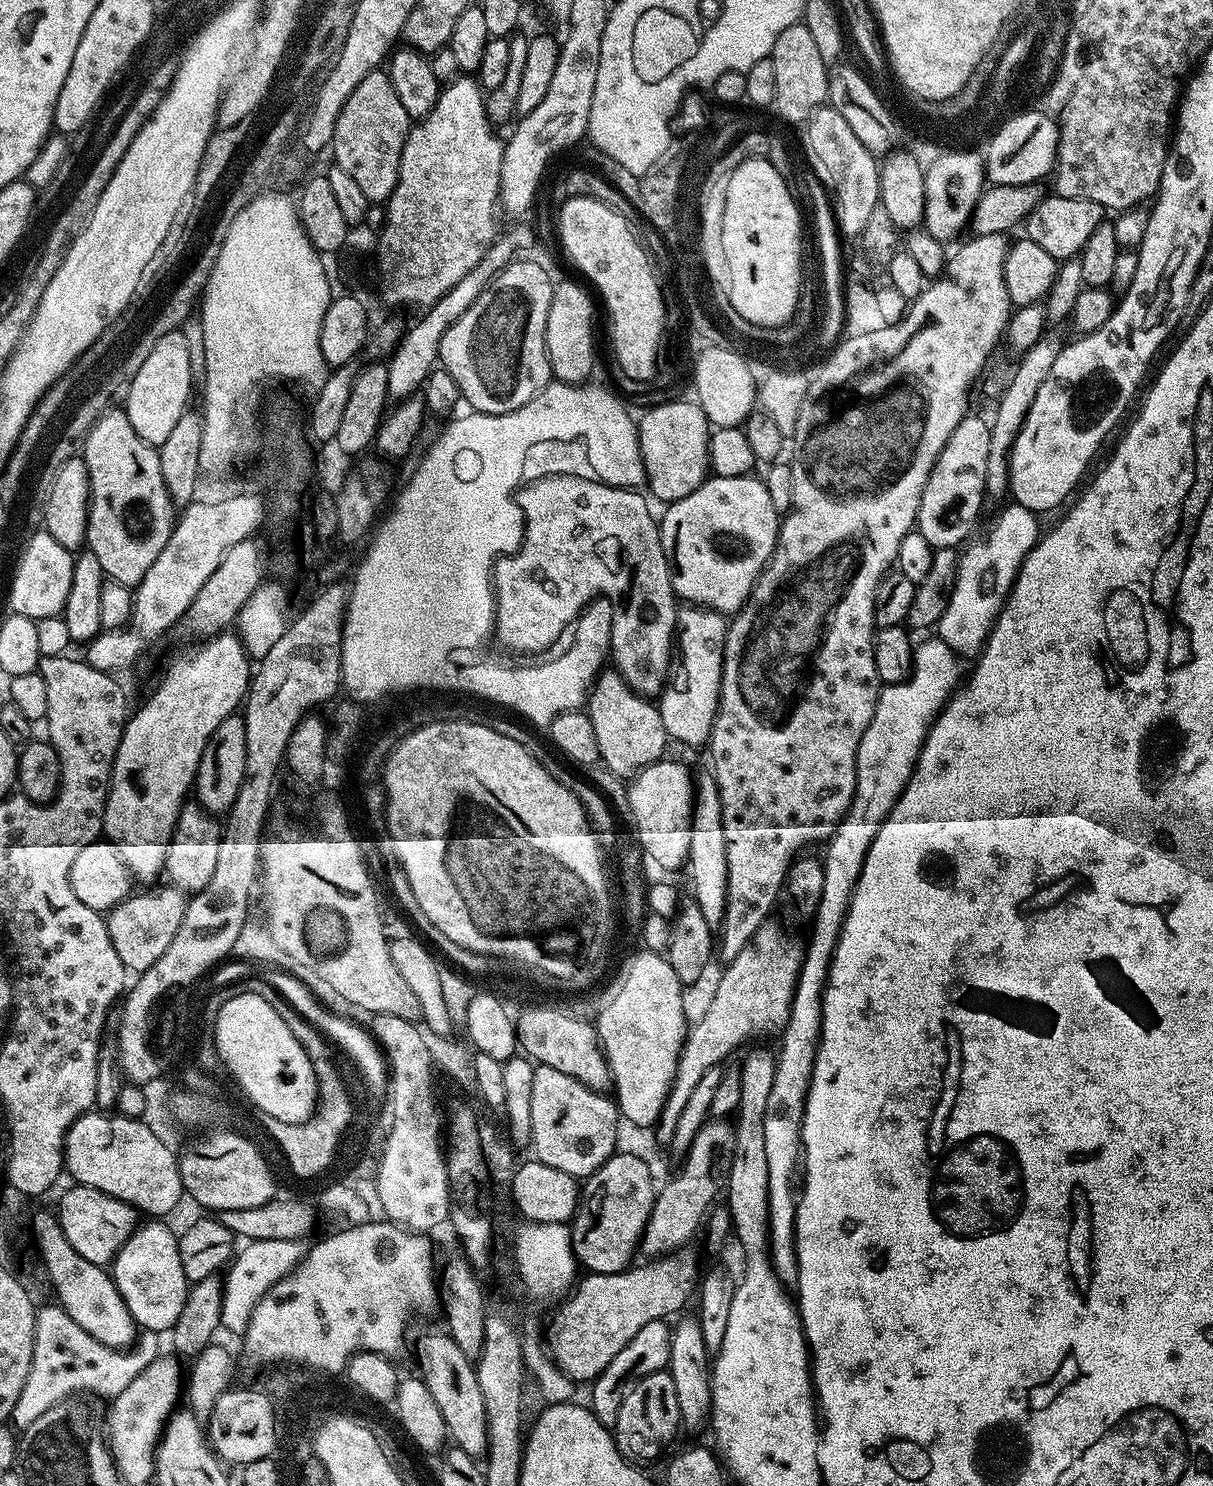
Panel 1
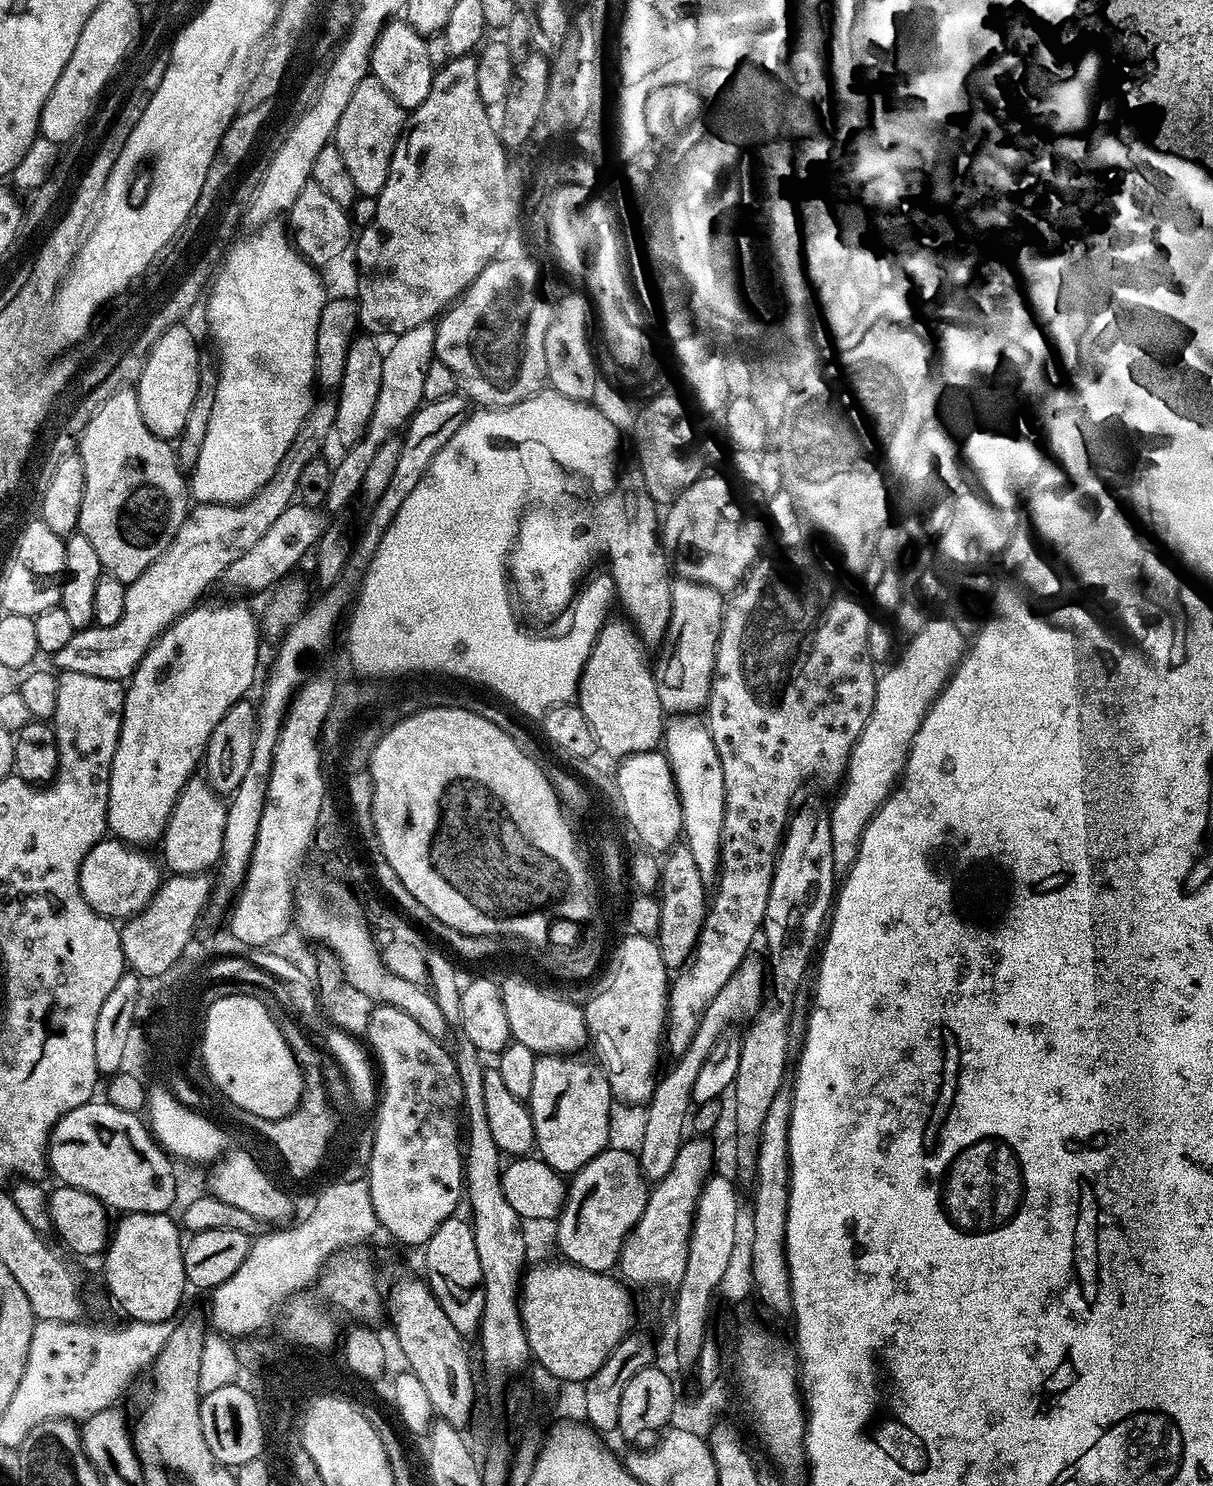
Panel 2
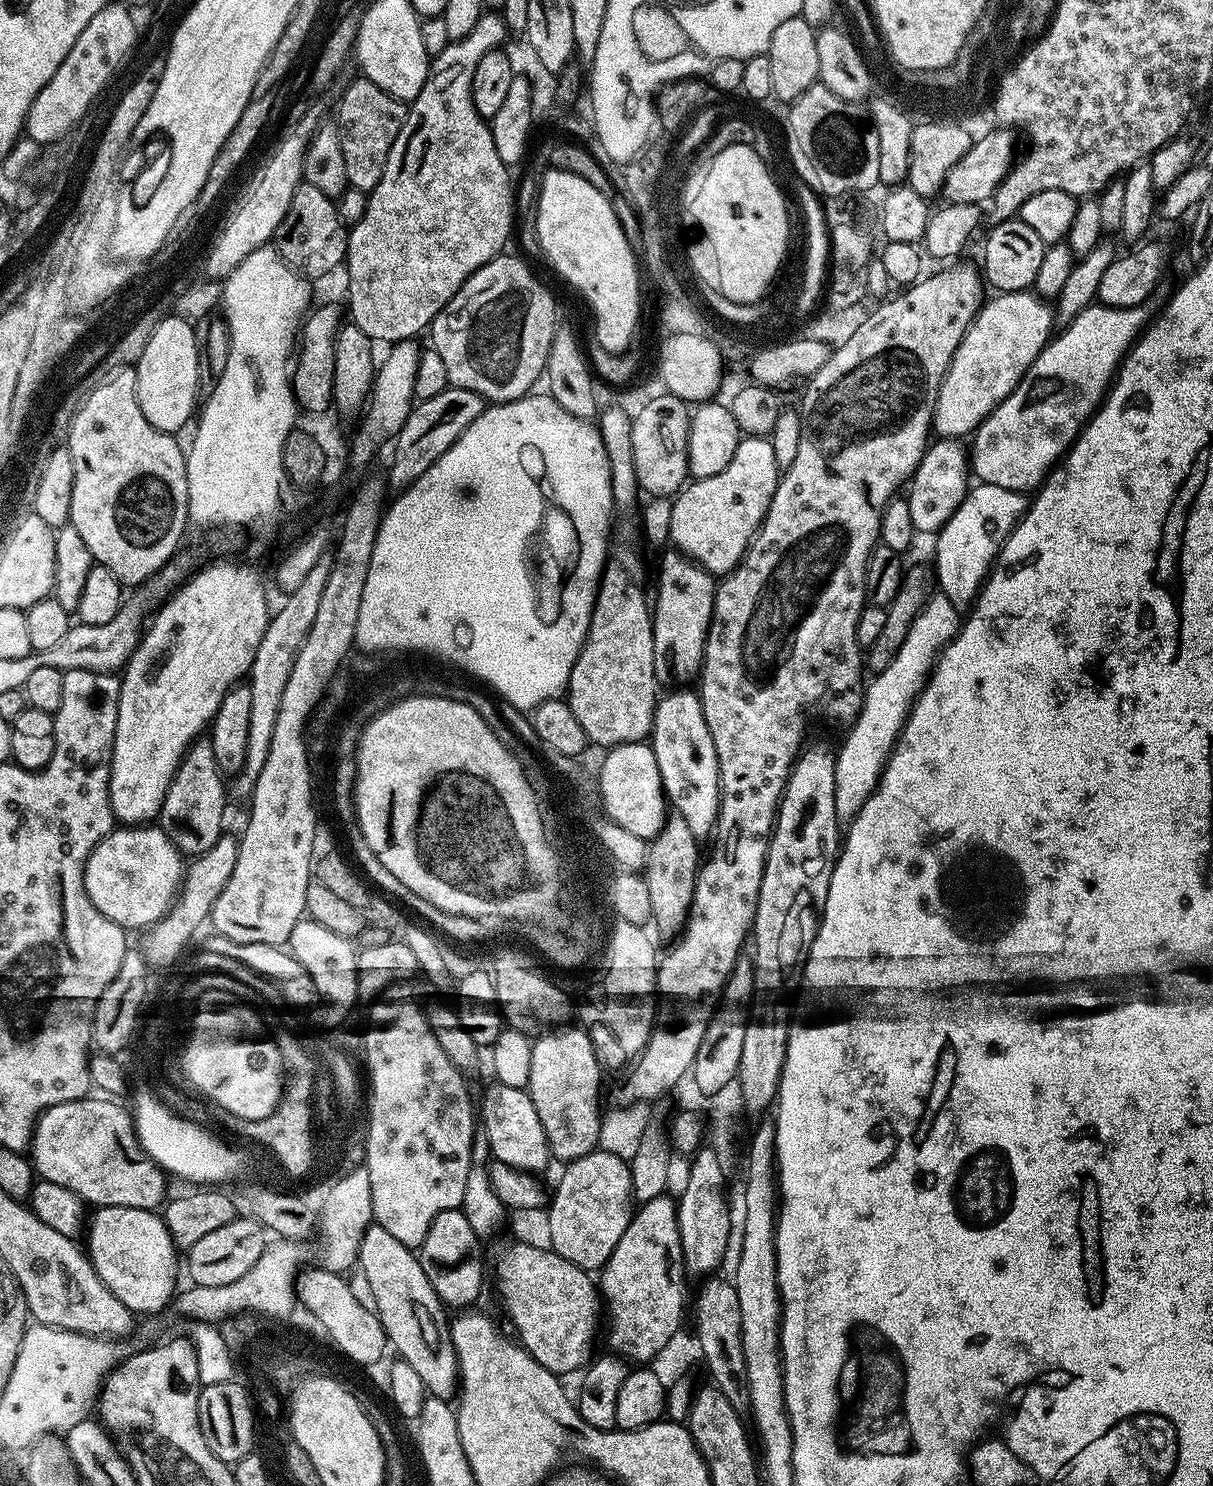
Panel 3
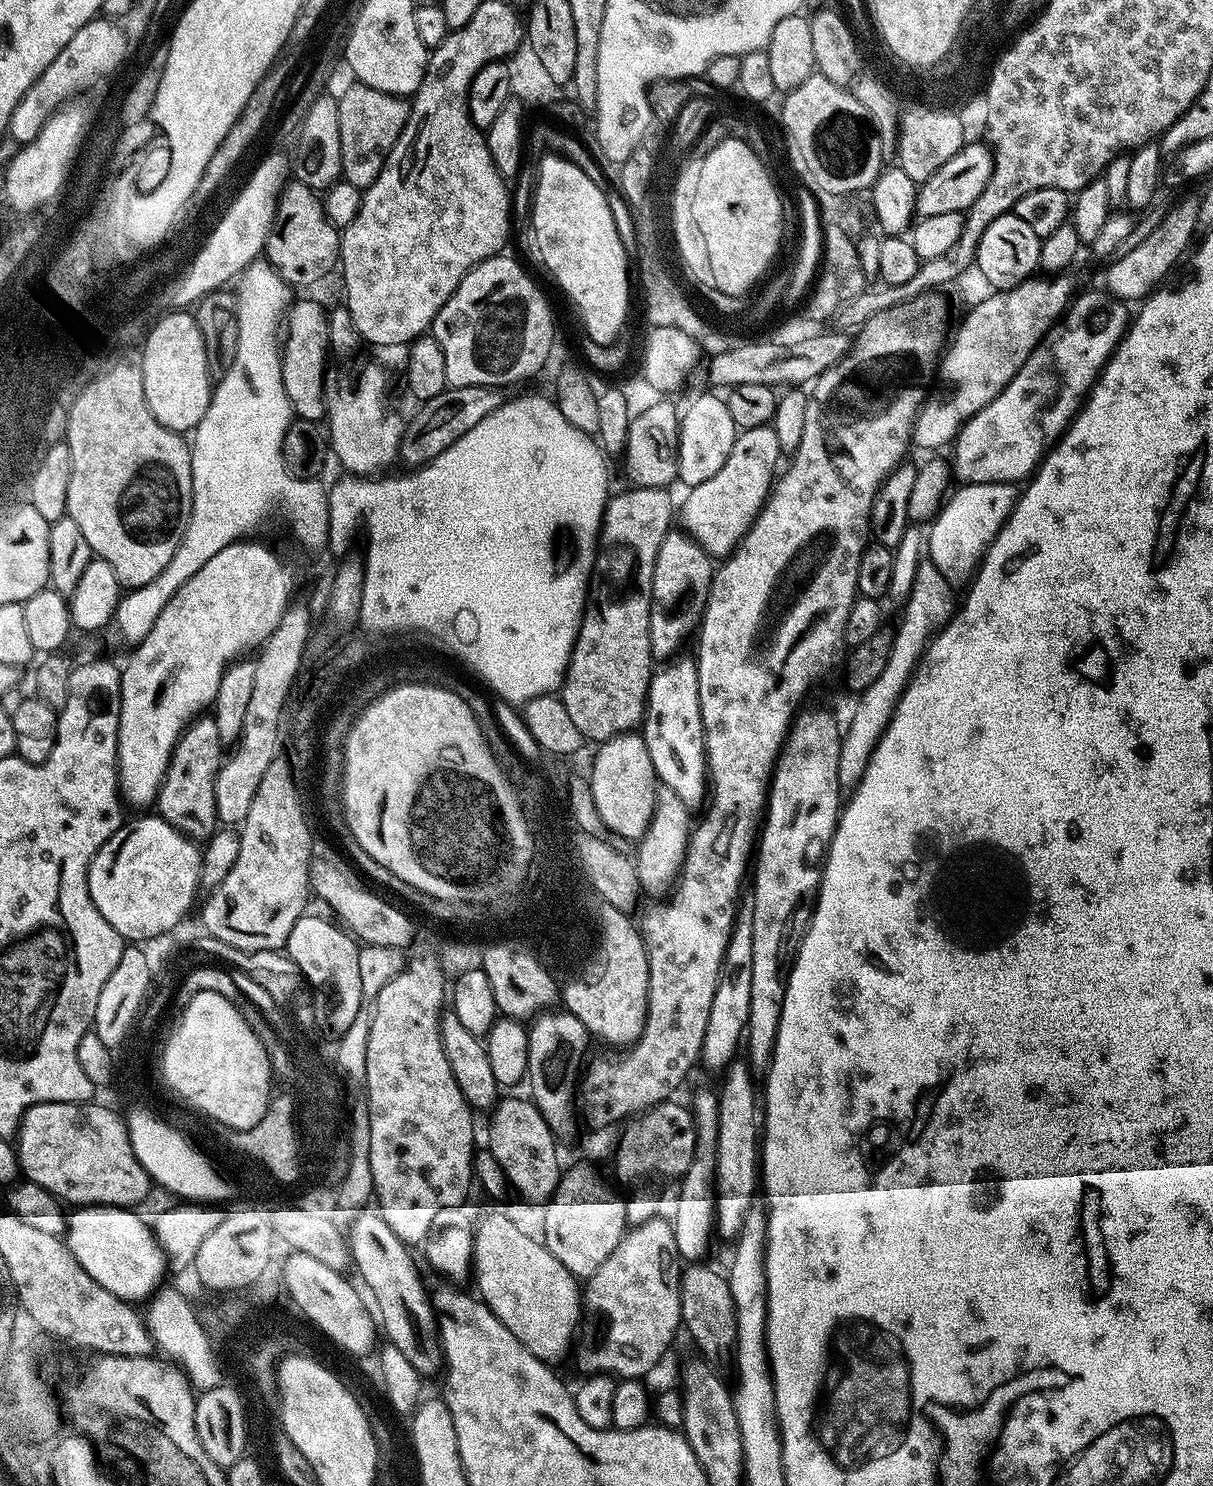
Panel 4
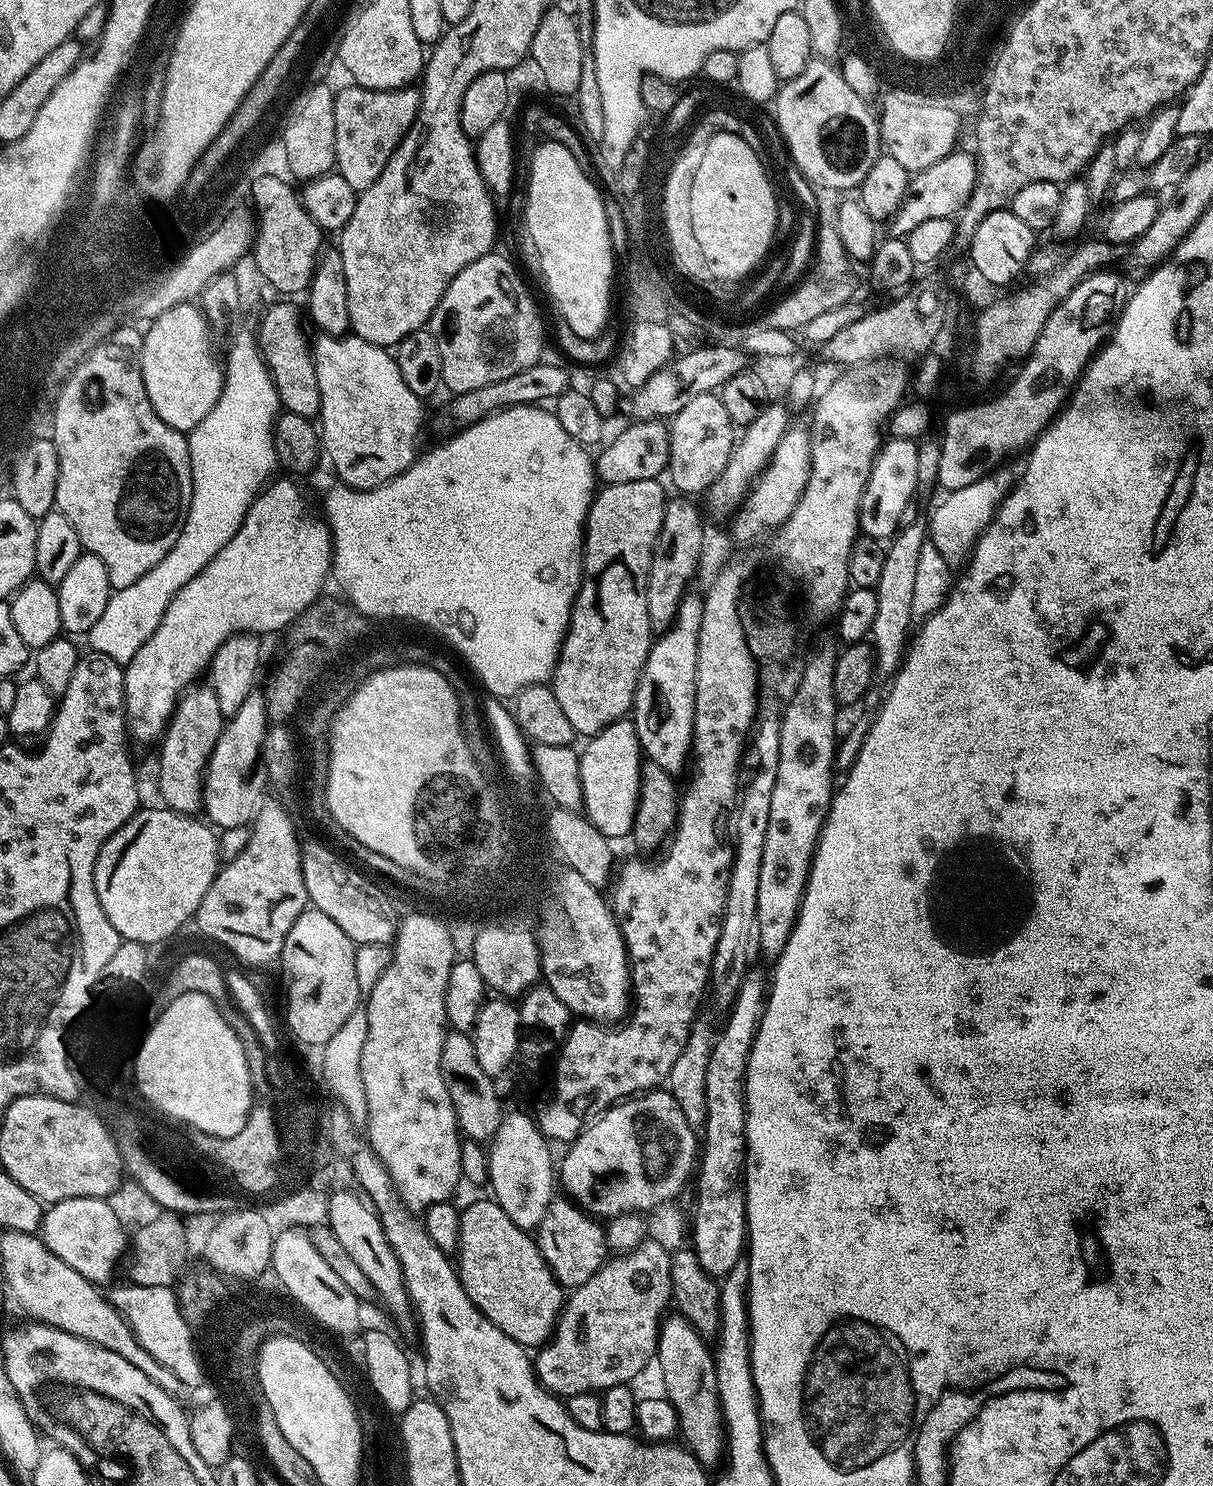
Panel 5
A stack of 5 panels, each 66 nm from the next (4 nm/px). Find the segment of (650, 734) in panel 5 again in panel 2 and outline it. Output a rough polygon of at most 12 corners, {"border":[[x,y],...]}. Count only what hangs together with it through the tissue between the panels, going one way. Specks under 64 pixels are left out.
{"border":[[676,714],[662,751],[682,836],[705,882],[717,879],[724,779],[707,723]]}

